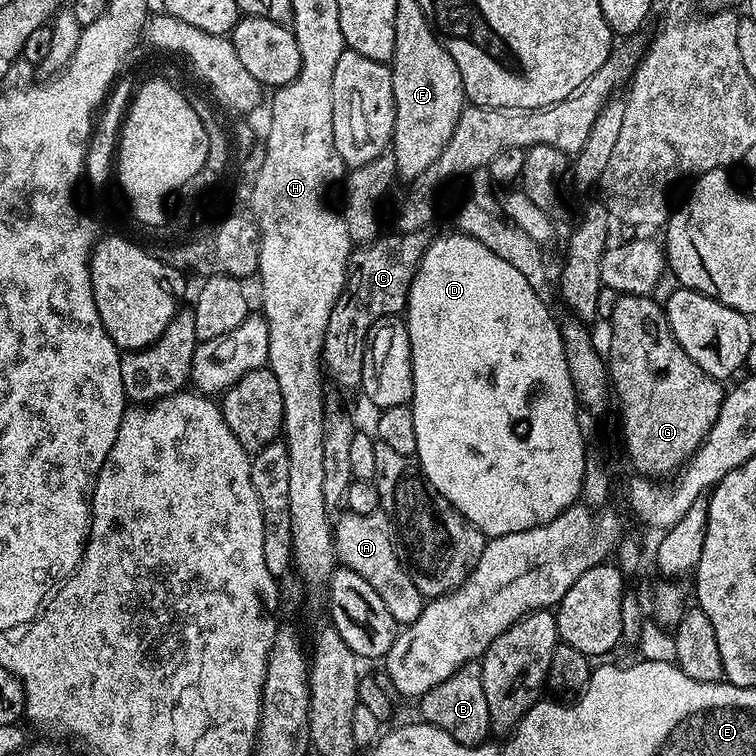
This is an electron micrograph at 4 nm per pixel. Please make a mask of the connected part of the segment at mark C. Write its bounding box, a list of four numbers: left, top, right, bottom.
[322,230,433,388]

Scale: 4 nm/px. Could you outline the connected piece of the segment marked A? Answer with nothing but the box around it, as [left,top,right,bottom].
[334,510,426,625]

